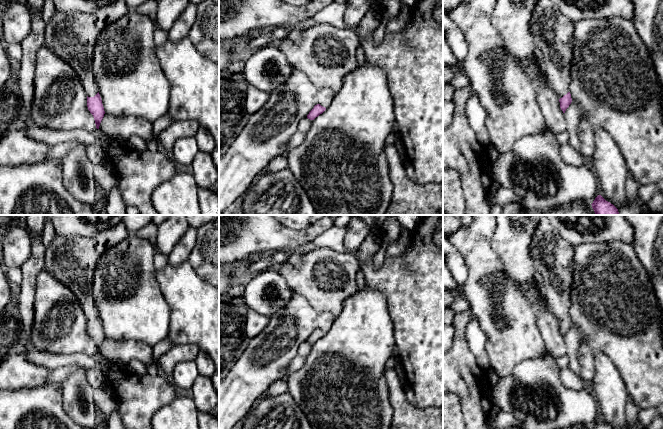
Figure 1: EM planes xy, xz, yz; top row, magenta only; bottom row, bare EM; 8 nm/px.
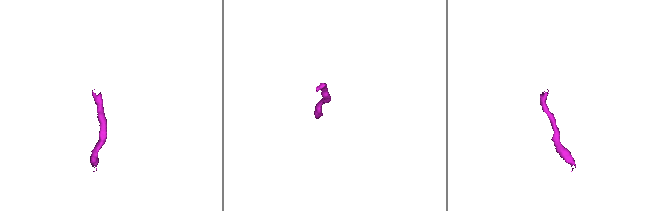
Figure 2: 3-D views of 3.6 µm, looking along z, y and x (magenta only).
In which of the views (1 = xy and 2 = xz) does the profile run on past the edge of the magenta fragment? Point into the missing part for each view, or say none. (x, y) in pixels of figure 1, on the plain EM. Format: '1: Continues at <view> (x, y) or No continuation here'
1: Continues at xy (71, 260)
2: No continuation here

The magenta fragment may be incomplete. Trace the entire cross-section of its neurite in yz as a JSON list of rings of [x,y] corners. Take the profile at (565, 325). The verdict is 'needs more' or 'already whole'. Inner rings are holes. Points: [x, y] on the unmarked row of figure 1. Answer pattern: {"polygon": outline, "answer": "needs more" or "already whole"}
{"polygon": [[[546,217],[541,219],[533,240],[533,261],[543,280],[549,309],[559,320],[563,337],[572,326],[568,294],[573,283],[574,248]]], "answer": "needs more"}

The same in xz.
{"polygon": [[[317,328],[309,336],[309,338],[307,339],[307,342],[310,344],[314,344],[316,341],[318,341],[320,338],[322,338],[325,334],[326,334],[325,331],[321,330],[320,328]]], "answer": "already whole"}

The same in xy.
{"polygon": [[[122,221],[93,237],[55,235],[45,251],[45,267],[78,298],[87,318],[87,331],[99,353],[105,335],[91,288],[99,258],[112,246],[130,236]]], "answer": "needs more"}

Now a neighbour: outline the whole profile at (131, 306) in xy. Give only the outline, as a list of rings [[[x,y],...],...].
[[[130,235],[122,242],[109,248],[98,260],[91,288],[95,306],[98,309],[105,338],[114,341],[134,340],[154,347],[168,337],[171,309],[168,306],[156,279],[154,255],[156,247],[150,241],[137,235]]]

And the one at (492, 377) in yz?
[[[491,367],[486,369],[484,372],[487,376],[487,380],[489,382],[490,386],[492,388],[494,386],[496,386],[496,384],[498,383],[498,380],[499,380],[499,377],[498,377],[497,373]]]

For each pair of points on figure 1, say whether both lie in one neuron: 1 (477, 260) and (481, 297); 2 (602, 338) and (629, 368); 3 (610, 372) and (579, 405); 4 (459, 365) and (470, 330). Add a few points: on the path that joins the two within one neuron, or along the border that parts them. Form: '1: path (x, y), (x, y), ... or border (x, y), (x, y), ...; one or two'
1: path (477, 269), (477, 278), (474, 283), (479, 288); one
2: path (609, 345), (625, 361); one
3: border (593, 395), (600, 418); two
4: border (468, 318), (465, 328), (465, 339), (476, 363); two

